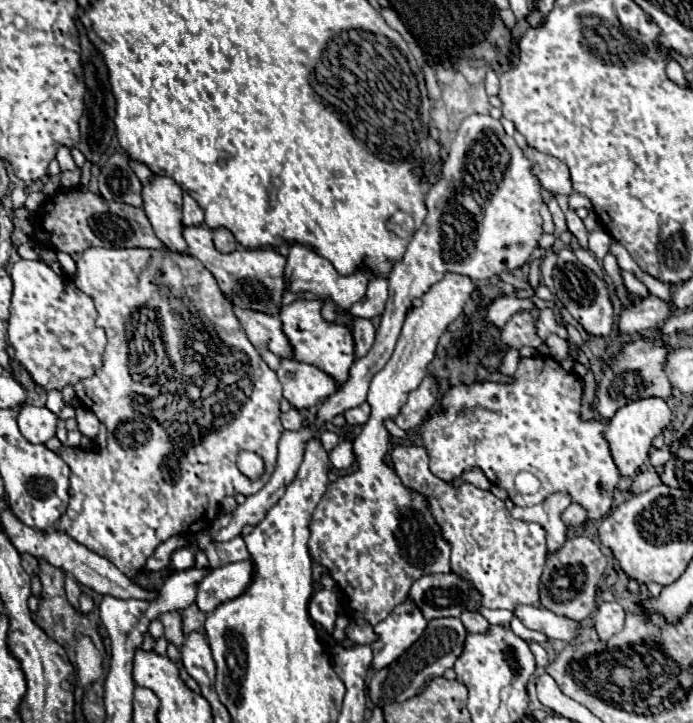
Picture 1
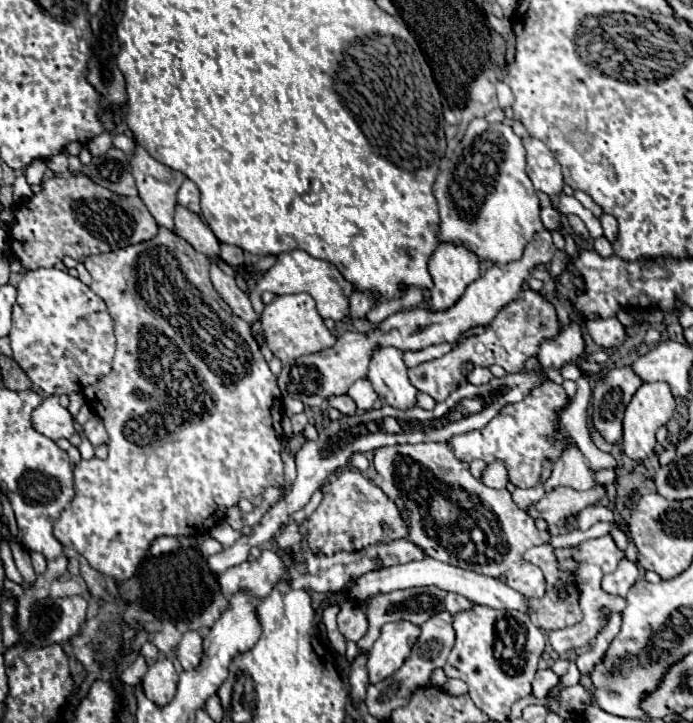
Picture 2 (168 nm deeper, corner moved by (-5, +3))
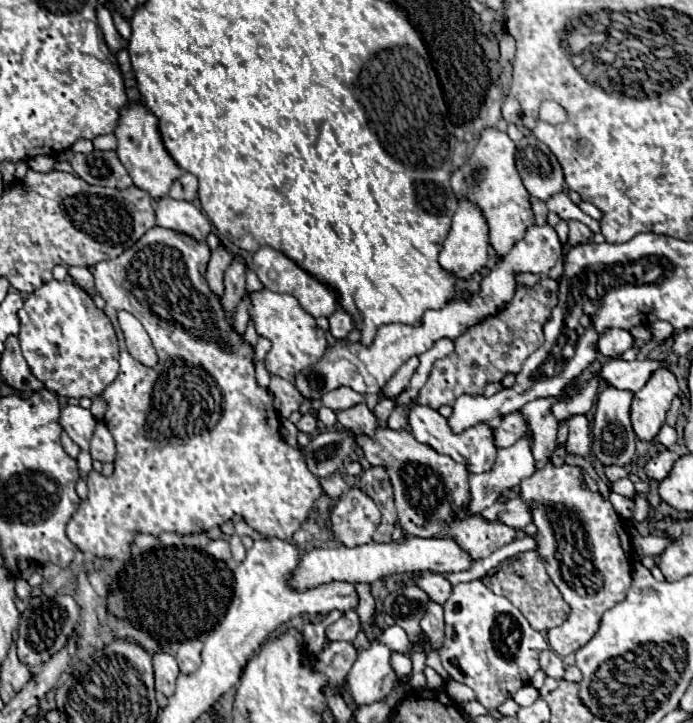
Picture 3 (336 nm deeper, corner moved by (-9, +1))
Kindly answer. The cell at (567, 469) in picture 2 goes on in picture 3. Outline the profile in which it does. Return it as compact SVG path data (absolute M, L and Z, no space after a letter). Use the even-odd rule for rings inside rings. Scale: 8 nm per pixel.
M573 415L569 421L569 437L567 437L567 453L579 455L589 461L591 439L589 439L589 425L585 415Z

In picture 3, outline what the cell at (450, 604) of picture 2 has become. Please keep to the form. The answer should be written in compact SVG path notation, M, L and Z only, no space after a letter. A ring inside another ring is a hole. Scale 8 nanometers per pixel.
M425 573L421 577L415 577L415 581L431 597L431 601L435 601L439 605L443 605L451 595L451 583L443 575Z

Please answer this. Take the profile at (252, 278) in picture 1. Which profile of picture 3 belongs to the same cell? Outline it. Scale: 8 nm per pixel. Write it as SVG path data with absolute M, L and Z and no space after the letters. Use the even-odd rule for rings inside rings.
M161 197L155 203L155 213L159 227L167 227L177 233L191 235L199 243L205 243L207 235L211 233L209 219L193 203Z

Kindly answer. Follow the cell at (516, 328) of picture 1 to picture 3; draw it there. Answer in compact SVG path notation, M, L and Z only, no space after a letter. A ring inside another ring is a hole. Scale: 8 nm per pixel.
M547 275L541 277L537 287L519 285L513 301L503 311L469 327L467 333L455 341L455 351L435 361L427 383L419 391L419 401L433 409L439 405L453 405L461 393L483 393L485 383L501 381L505 373L519 373L523 361L543 343L543 323L551 319L551 311L557 303L557 289L557 283Z

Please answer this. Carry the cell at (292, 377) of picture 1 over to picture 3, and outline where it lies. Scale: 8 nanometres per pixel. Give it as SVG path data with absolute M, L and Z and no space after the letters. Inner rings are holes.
M551 225L529 227L525 237L521 241L517 241L515 247L493 265L493 269L489 269L485 273L479 289L473 295L469 295L467 299L449 301L445 307L441 307L437 311L433 311L433 309L425 311L419 325L403 325L403 323L383 325L377 329L377 335L371 345L363 345L359 341L351 343L347 339L335 341L333 345L327 347L327 351L315 365L307 367L307 371L301 371L295 377L295 381L293 381L295 389L309 401L321 401L321 397L327 391L333 391L335 387L351 387L353 391L363 393L363 395L379 393L381 387L395 375L395 371L409 357L429 351L439 339L447 337L447 339L455 341L459 335L463 335L463 331L467 331L475 323L483 323L489 317L497 315L513 299L513 295L519 287L519 281L517 281L519 273L527 273L527 271L547 273L557 263L561 253L563 253L563 247Z

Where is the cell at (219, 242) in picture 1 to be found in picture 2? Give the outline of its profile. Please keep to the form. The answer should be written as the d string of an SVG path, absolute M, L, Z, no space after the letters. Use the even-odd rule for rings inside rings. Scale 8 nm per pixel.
M221 245L221 259L229 265L229 267L235 267L237 269L237 265L241 267L243 265L243 251L239 249L239 247L235 247L235 245Z

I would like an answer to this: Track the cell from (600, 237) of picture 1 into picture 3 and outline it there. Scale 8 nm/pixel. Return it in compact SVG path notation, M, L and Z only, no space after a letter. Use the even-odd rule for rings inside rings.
M557 193L557 195L553 195L549 201L547 201L547 207L549 207L549 211L553 211L553 213L557 213L563 221L571 221L571 219L577 219L577 221L581 221L581 223L585 223L593 233L599 233L601 229L599 229L599 221L595 221L595 219L591 219L589 215L585 215L565 193Z

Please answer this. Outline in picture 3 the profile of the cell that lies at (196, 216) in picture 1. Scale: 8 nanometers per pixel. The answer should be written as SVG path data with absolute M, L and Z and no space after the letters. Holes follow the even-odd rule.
M183 173L181 179L177 179L169 191L171 199L179 199L179 201L195 201L197 199L197 179L191 173Z

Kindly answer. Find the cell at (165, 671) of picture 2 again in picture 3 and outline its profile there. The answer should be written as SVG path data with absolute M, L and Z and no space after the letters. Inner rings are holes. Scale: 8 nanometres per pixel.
M165 652L155 653L153 667L155 667L155 689L165 697L171 697L175 693L175 679L179 675L175 657Z

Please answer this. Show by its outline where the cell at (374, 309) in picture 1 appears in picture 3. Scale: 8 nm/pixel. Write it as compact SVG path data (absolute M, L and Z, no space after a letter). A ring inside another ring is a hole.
M341 307L329 317L329 325L331 325L329 329L331 329L331 333L333 333L335 339L345 339L355 329L355 323L353 323L351 313L343 311Z

